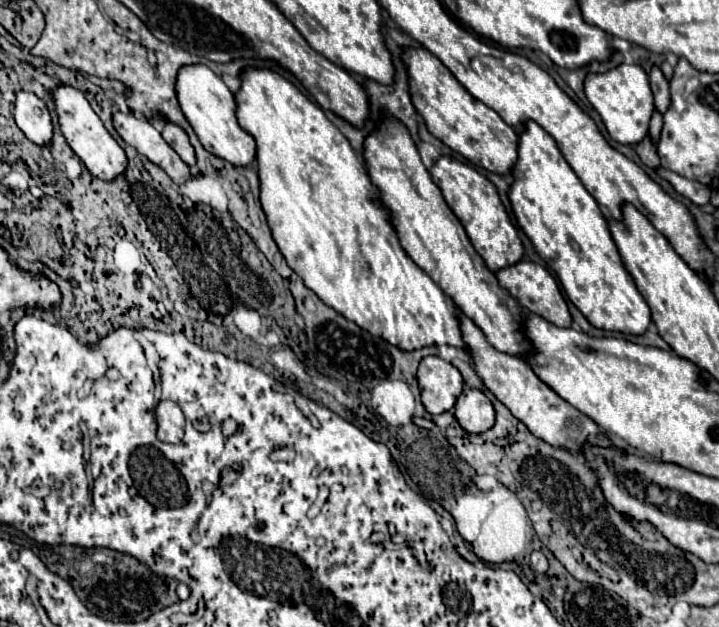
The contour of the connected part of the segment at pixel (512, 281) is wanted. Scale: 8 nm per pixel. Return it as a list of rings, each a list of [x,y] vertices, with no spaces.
[[[521,259],[515,265],[507,265],[507,267],[499,269],[495,275],[499,279],[499,285],[509,289],[509,293],[521,303],[523,309],[547,319],[549,323],[553,323],[557,327],[571,327],[571,315],[569,315],[567,303],[561,295],[561,289],[557,285],[555,277],[545,267],[541,267],[529,259]]]

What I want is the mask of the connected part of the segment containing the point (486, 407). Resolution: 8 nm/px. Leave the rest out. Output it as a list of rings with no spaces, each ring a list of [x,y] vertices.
[[[465,387],[455,403],[455,417],[467,433],[483,433],[495,423],[495,409],[479,389]]]

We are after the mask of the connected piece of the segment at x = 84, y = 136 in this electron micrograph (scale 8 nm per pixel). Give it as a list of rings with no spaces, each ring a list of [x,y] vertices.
[[[61,85],[53,91],[53,97],[55,97],[55,107],[57,107],[61,131],[67,139],[69,147],[85,163],[85,167],[91,171],[91,175],[95,175],[103,181],[113,181],[115,177],[119,177],[127,169],[127,155],[119,147],[119,143],[107,133],[107,129],[103,127],[97,113],[91,109],[85,95],[69,85]]]

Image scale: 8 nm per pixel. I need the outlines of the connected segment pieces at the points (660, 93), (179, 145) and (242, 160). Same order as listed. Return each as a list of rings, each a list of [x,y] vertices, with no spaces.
[[[657,65],[651,67],[649,73],[649,81],[651,81],[651,89],[653,89],[653,97],[655,97],[655,107],[665,113],[665,109],[669,107],[669,81],[663,77],[661,69]]]
[[[165,123],[165,127],[163,127],[163,139],[175,149],[175,153],[183,159],[183,163],[187,163],[191,169],[195,169],[195,153],[193,153],[193,147],[189,143],[187,133],[179,125]]]
[[[183,65],[177,71],[177,83],[175,83],[175,91],[177,91],[177,99],[179,105],[183,109],[183,115],[187,117],[189,125],[193,127],[193,131],[197,133],[201,145],[233,163],[233,165],[251,165],[255,159],[255,141],[253,137],[241,129],[241,125],[237,123],[235,117],[235,97],[233,93],[227,89],[227,85],[221,81],[219,75],[215,75],[207,65]]]

